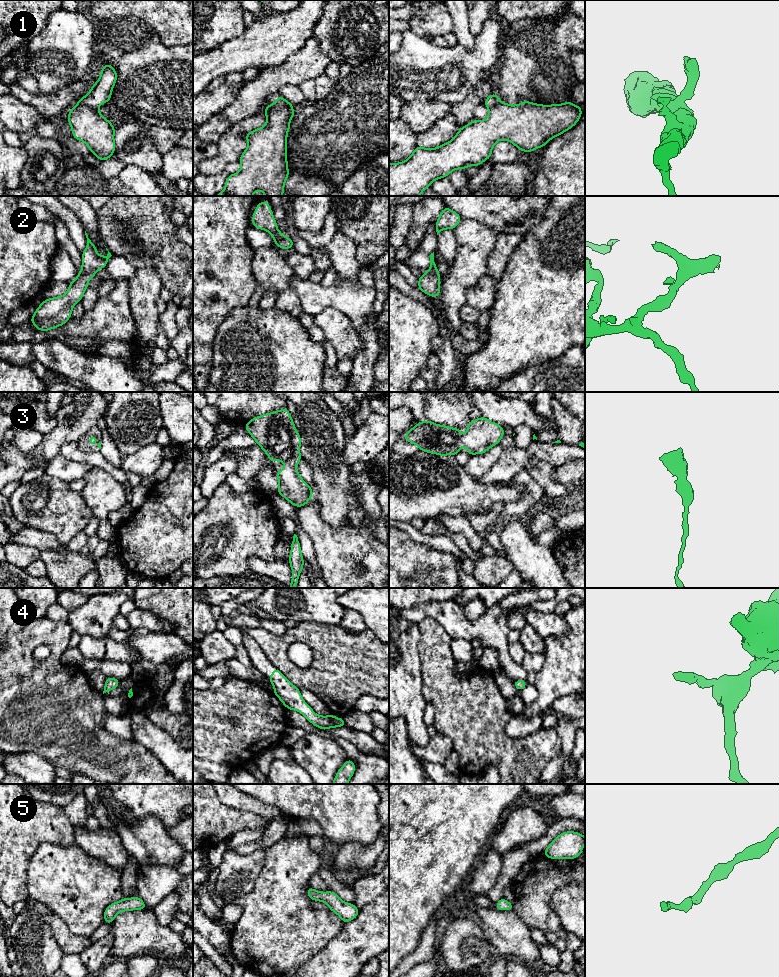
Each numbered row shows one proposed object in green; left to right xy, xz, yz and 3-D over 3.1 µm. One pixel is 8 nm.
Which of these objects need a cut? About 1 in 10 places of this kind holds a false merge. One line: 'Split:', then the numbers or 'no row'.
Split: 1

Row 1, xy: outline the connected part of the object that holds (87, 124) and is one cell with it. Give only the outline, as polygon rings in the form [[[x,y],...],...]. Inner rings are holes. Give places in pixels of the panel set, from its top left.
[[[72,107],[67,120],[73,138],[85,142],[100,161],[112,158],[115,152],[115,127],[97,108]]]

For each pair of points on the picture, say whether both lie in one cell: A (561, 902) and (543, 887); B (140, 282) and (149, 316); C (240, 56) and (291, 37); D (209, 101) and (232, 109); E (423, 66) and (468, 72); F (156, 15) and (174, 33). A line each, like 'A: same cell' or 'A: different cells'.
A: different cells
B: same cell
C: same cell
D: different cells
E: same cell
F: same cell

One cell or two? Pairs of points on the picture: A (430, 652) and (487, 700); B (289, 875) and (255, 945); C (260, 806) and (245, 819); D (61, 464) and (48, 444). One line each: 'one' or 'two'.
A: one
B: one
C: two
D: two

